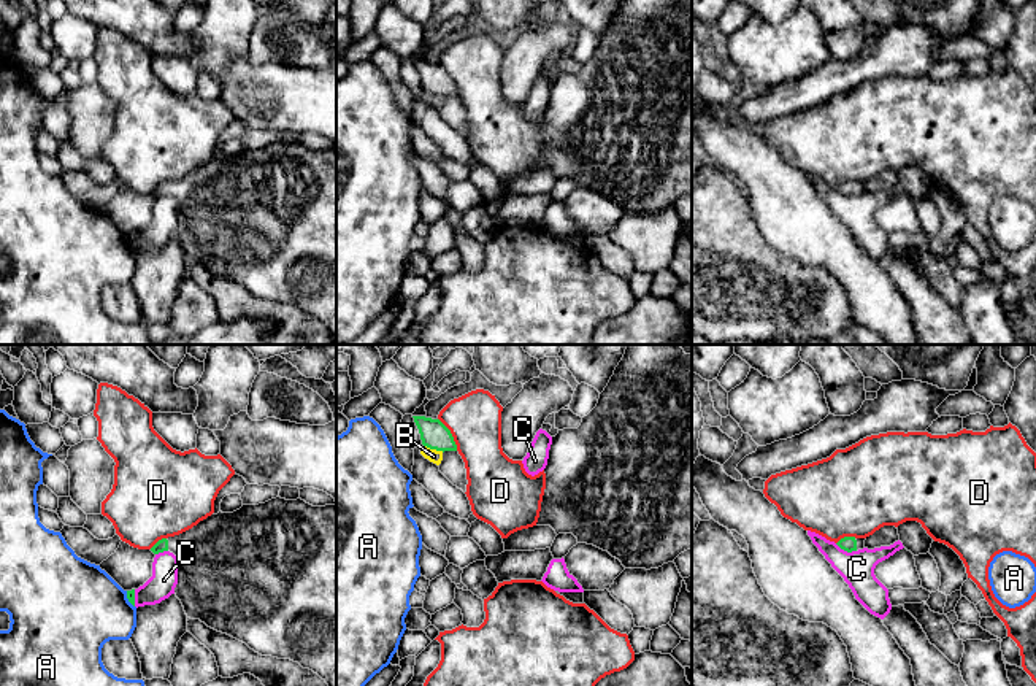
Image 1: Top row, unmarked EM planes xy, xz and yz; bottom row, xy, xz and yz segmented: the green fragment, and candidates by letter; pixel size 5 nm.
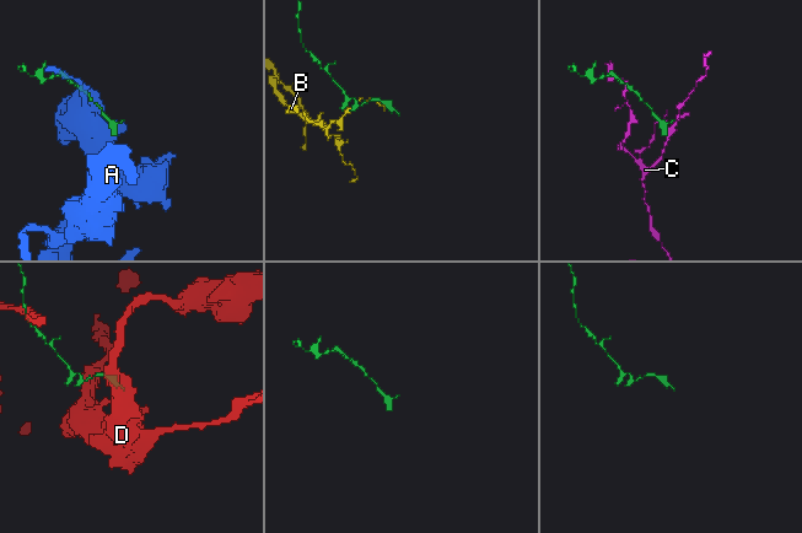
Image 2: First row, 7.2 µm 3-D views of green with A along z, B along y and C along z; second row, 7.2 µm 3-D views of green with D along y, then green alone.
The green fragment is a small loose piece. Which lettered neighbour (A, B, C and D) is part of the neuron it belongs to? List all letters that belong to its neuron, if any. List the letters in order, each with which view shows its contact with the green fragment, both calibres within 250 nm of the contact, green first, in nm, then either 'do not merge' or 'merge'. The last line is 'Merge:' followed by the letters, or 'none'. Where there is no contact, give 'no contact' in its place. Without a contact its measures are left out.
A: xy | 50/440 nm | do not merge
B: xz | 140/70 nm | do not merge
C: yz | 80/170 nm | do not merge
D: xz | 140/280 nm | do not merge
Merge: none

